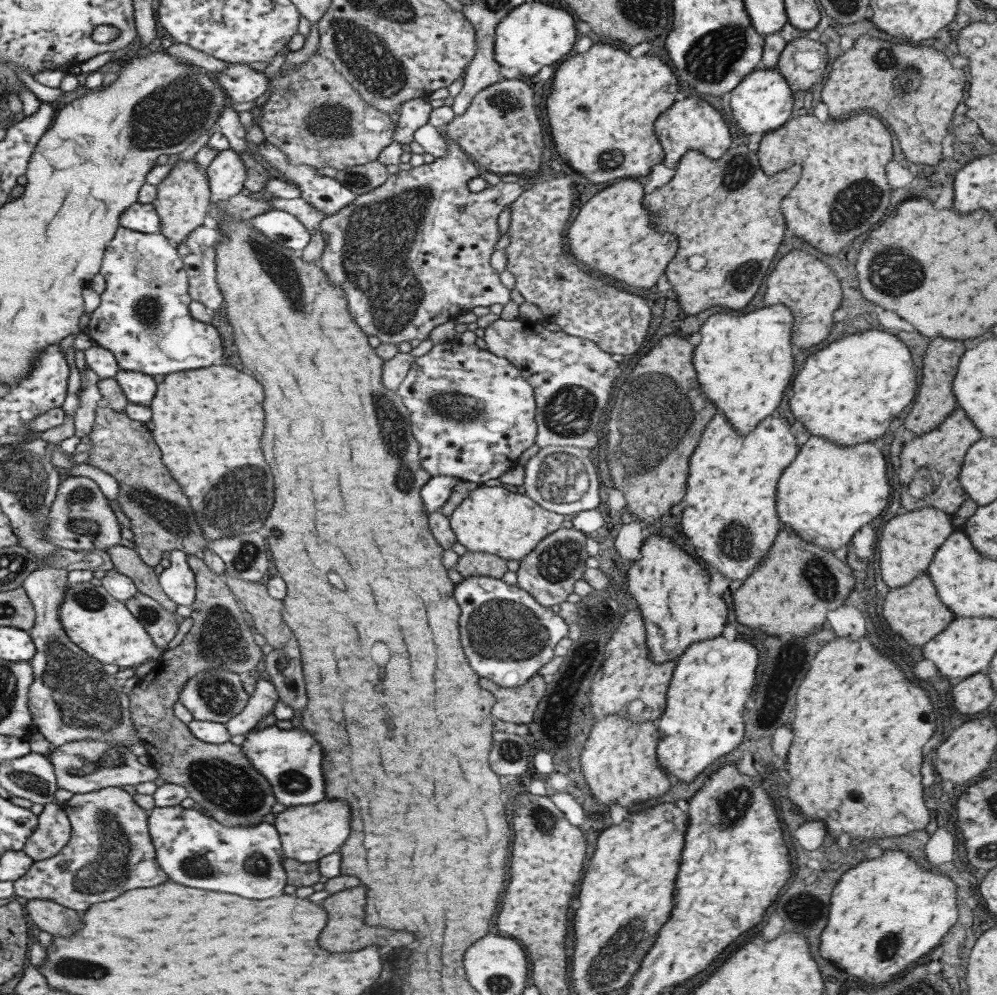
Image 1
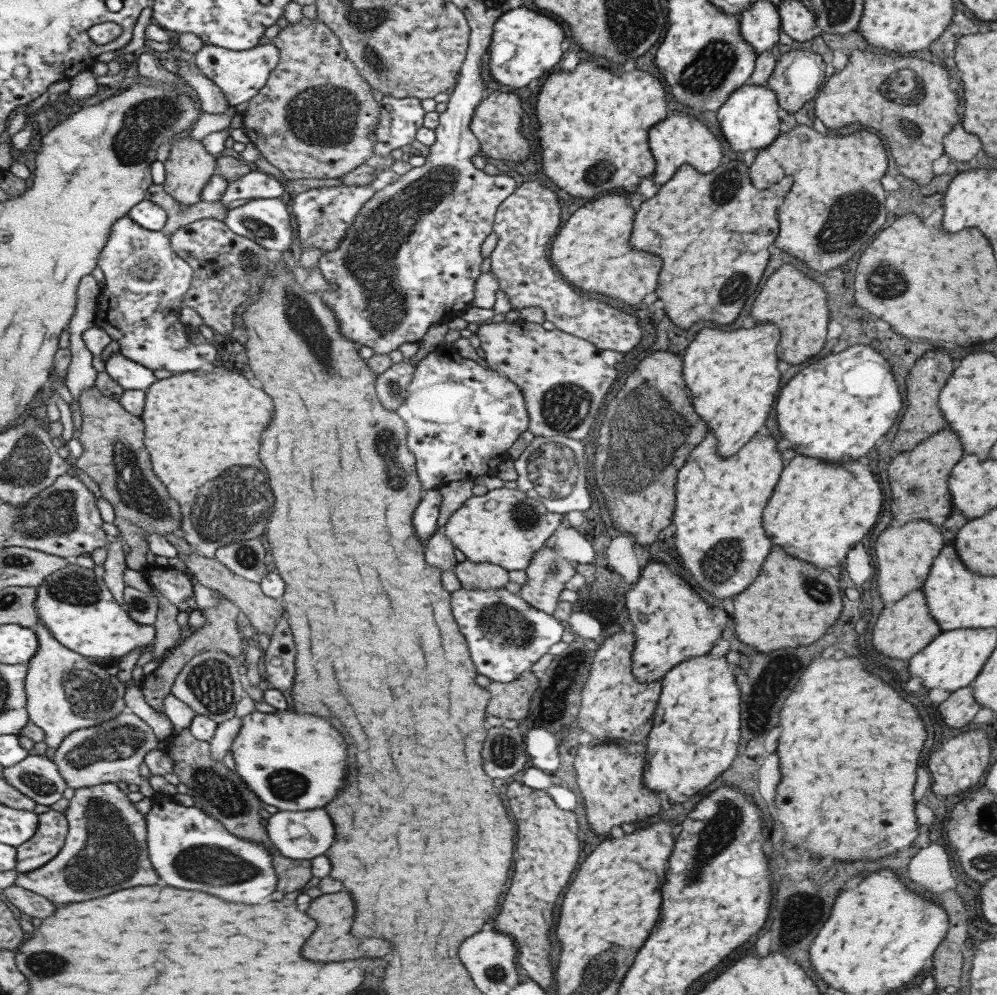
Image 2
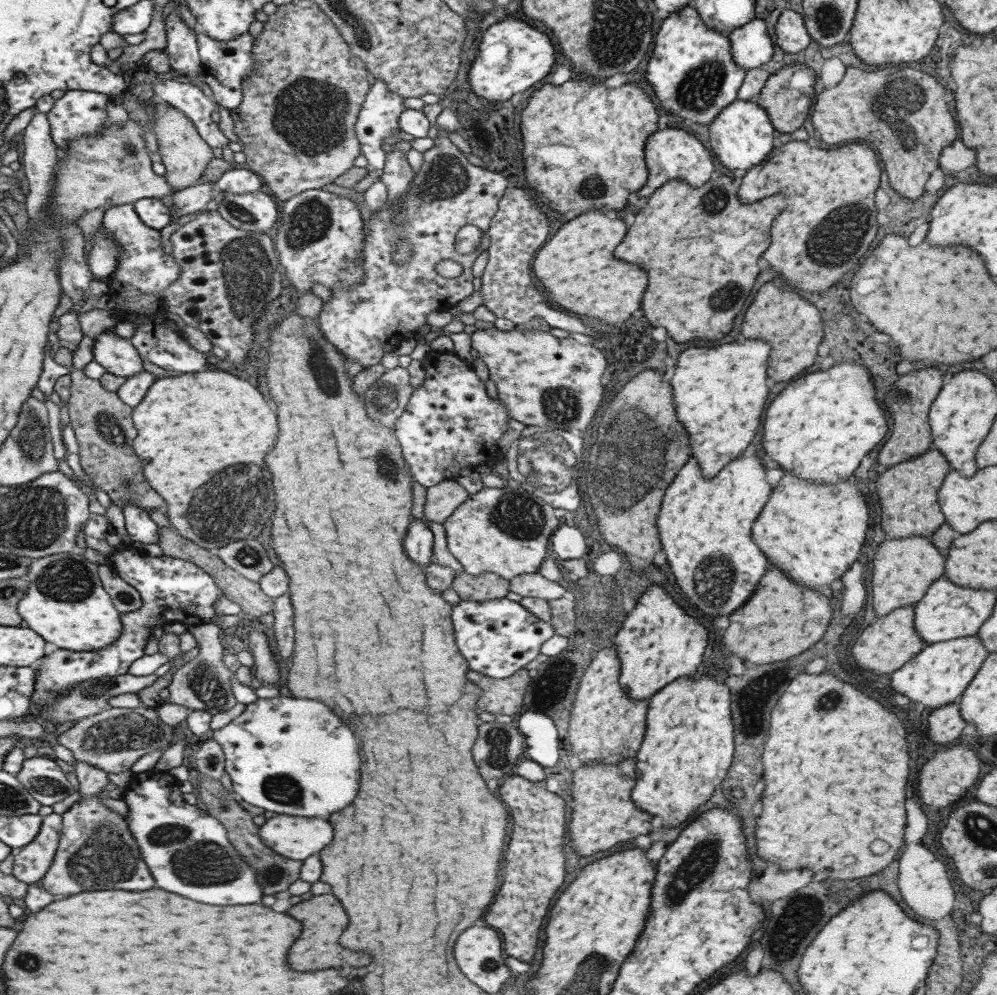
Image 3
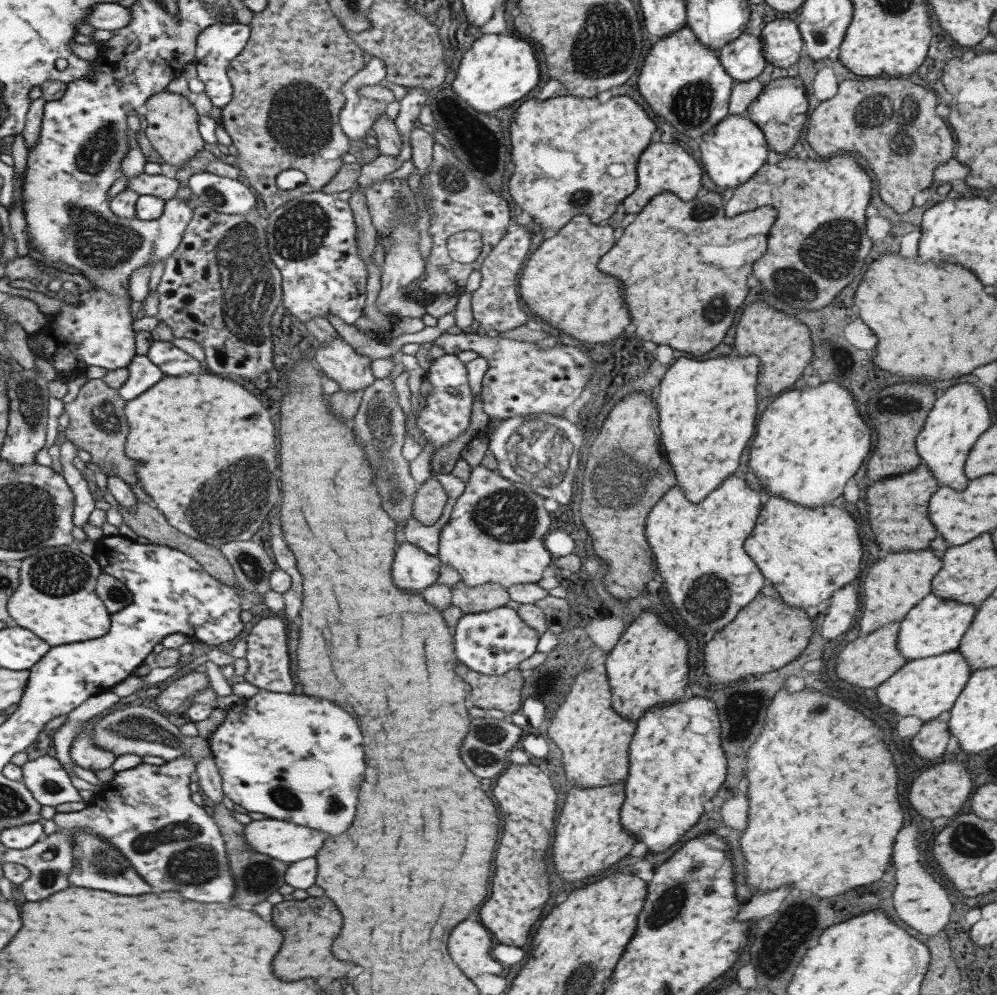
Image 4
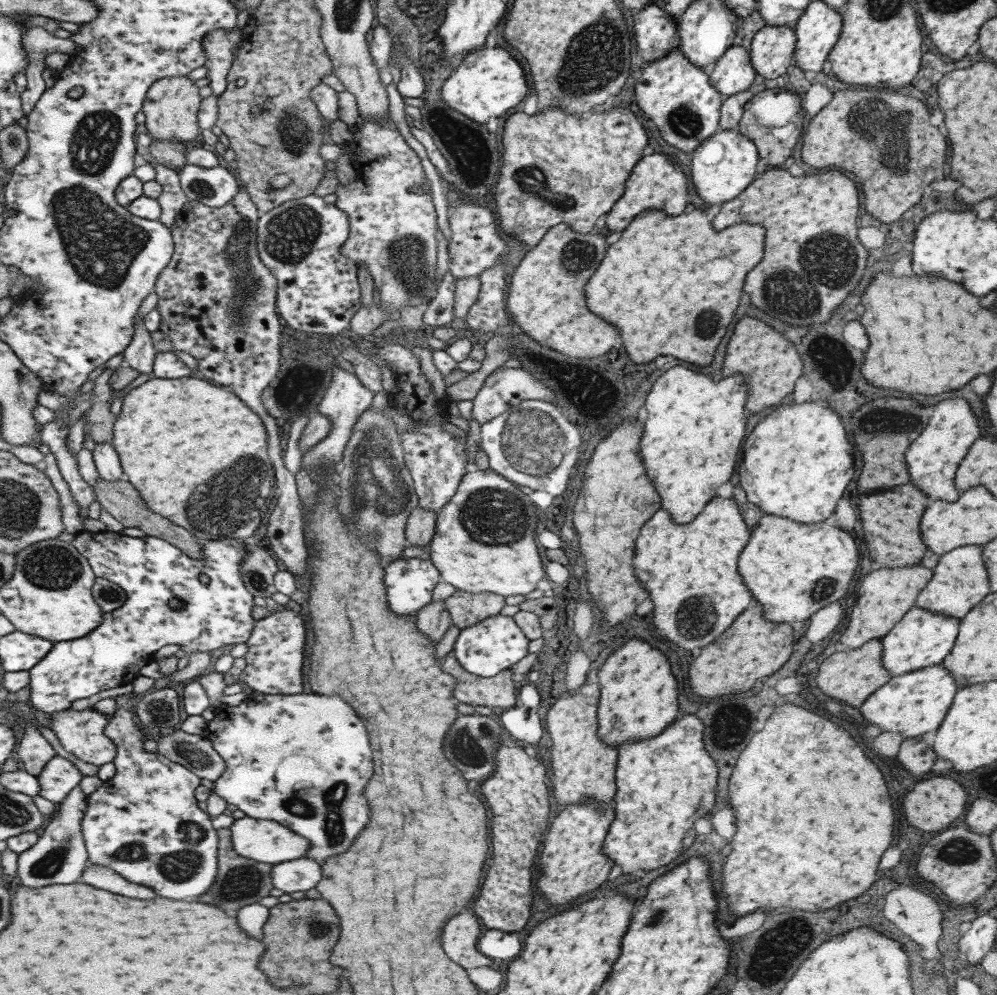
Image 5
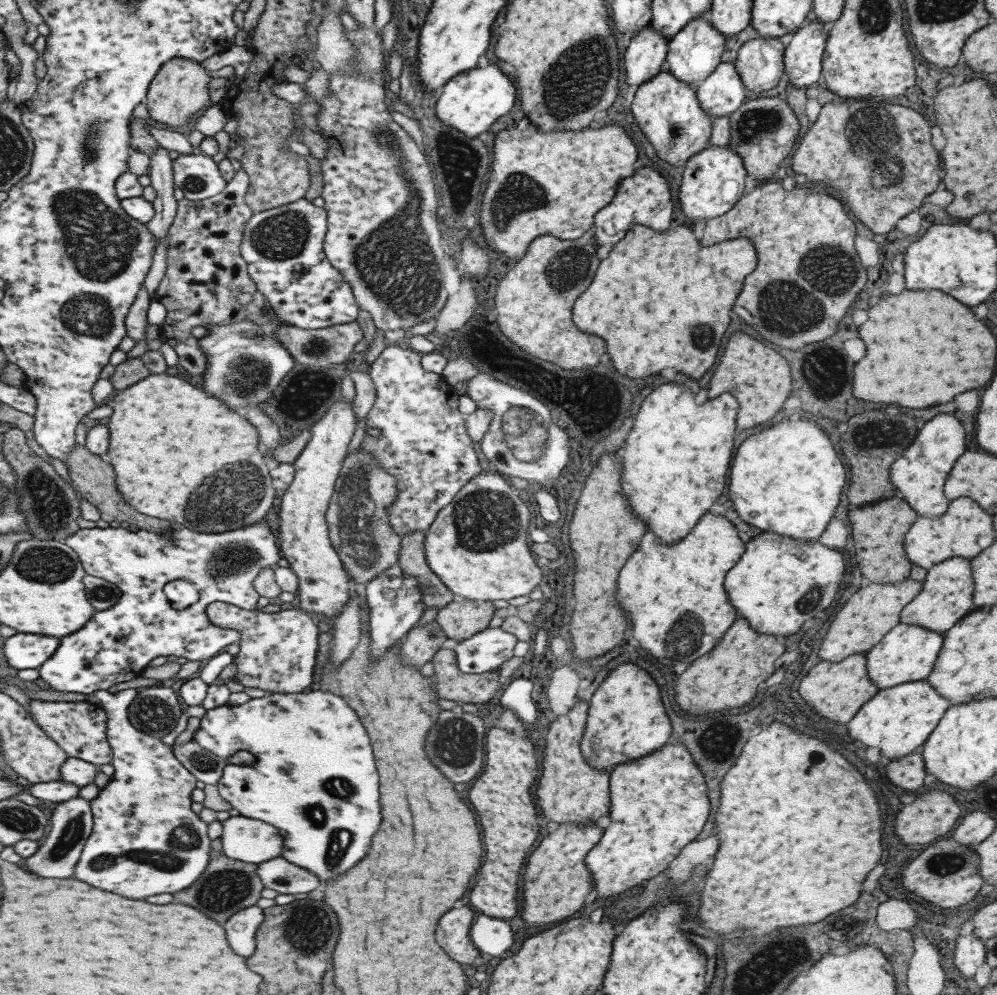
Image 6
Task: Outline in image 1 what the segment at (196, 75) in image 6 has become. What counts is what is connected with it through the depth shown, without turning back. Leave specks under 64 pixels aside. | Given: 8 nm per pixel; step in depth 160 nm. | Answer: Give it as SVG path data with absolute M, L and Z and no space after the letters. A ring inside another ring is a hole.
M179 159L172 164L171 170L163 181L155 186L156 196L152 200L152 207L160 220L161 233L167 240L177 245L197 227L200 227L211 203L206 171L199 169L197 163Z

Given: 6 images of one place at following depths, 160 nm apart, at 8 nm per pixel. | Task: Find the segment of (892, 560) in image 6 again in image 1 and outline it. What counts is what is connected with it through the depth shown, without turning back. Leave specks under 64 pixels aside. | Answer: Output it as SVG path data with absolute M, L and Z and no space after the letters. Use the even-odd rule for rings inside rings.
M965 411L951 412L930 432L917 437L907 437L899 454L900 484L907 484L909 496L901 496L901 511L917 510L931 506L951 516L968 498L958 481L964 454L980 438L979 431L965 417Z

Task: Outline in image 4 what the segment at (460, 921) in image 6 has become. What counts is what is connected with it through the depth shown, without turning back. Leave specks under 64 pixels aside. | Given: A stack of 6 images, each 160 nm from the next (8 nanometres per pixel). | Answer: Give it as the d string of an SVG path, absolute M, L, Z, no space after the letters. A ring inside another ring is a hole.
M463 920L459 922L447 938L447 950L455 966L467 976L473 978L479 972L499 975L503 965L497 962L493 956L489 956L491 950L491 934L477 922Z

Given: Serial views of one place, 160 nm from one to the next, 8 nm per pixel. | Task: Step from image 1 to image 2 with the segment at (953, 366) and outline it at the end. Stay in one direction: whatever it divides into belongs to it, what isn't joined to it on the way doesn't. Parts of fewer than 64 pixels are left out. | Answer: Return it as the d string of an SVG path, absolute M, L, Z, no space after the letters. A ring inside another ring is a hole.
M931 350L923 354L911 367L905 377L905 410L901 416L901 422L897 426L897 432L891 440L890 454L907 452L923 441L927 436L933 436L946 426L943 420L943 412L937 407L937 400L941 388L949 379L949 372L953 370L953 362L943 350Z

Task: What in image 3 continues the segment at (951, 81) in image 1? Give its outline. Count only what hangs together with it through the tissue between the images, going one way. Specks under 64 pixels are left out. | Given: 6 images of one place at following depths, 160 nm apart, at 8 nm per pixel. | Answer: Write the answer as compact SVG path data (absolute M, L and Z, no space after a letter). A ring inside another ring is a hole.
M883 65L877 71L865 72L855 67L847 67L841 80L831 88L824 88L813 105L811 124L825 144L829 146L845 145L845 142L867 142L875 144L879 160L883 162L883 170L887 176L887 183L902 198L909 198L914 202L923 194L923 184L929 174L938 168L940 152L957 138L957 126L953 116L943 102L943 88L927 74L917 72L913 68Z

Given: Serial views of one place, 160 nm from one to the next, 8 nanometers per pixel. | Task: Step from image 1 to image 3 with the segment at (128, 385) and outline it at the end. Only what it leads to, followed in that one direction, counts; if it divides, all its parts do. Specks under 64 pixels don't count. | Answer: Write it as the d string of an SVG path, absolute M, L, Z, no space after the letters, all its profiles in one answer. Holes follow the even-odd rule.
M111 327L94 338L91 354L92 360L100 364L104 372L115 376L128 378L143 371L141 358L130 344L130 339L117 336Z

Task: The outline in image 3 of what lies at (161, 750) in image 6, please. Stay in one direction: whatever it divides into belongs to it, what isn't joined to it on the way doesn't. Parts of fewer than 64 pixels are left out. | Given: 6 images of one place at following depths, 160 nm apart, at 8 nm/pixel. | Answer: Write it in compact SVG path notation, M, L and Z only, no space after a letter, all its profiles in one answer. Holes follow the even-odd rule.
M153 769L131 773L122 789L127 805L124 821L153 876L153 888L213 906L255 904L261 900L261 884L255 884L257 873L227 840L225 827L195 805L185 803L180 782L173 776Z

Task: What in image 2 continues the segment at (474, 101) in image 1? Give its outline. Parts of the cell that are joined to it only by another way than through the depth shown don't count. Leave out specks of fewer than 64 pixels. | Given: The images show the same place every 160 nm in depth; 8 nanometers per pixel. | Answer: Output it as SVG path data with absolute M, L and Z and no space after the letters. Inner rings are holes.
M495 89L485 98L482 98L474 108L469 123L469 130L478 140L479 154L485 154L489 158L495 158L495 160L511 160L516 165L525 160L531 154L531 150L521 135L519 122L521 122L521 102L515 93L501 92Z

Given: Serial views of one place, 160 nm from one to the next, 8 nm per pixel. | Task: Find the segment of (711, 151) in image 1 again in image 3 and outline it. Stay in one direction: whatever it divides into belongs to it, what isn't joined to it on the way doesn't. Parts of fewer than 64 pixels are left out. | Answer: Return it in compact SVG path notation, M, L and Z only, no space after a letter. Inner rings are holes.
M679 127L657 129L650 134L644 144L644 161L647 169L647 181L636 191L637 198L649 196L665 182L673 179L679 179L691 188L699 188L711 180L714 175L711 153L693 135Z

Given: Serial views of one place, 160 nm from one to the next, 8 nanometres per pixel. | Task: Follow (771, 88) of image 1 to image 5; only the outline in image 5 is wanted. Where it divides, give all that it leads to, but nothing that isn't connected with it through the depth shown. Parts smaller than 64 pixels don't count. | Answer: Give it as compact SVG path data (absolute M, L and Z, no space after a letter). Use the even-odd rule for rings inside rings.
M735 128L718 129L709 138L702 140L693 150L690 164L686 166L689 185L705 204L722 204L733 200L753 181L758 152L753 143Z

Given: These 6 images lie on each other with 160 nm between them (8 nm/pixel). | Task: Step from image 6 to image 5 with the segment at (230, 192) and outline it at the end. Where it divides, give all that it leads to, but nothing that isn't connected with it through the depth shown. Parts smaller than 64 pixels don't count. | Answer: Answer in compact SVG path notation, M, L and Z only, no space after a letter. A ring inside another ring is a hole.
M238 189L235 196L222 207L211 208L199 201L188 200L183 204L170 227L173 241L173 252L165 268L157 275L154 282L154 292L157 304L154 307L160 314L160 326L170 338L175 350L187 352L197 362L197 372L201 378L211 380L213 384L233 392L239 400L255 412L265 430L267 430L267 454L275 470L275 486L277 503L271 510L267 520L265 536L271 547L270 553L275 554L277 563L292 575L305 576L305 546L303 546L303 530L301 530L300 502L296 493L294 475L283 467L283 452L279 447L281 434L271 416L263 410L259 402L261 386L265 388L275 376L279 366L280 351L277 344L281 341L283 327L281 318L276 312L276 282L270 270L261 264L255 248L255 227L259 212L250 201L245 189Z

